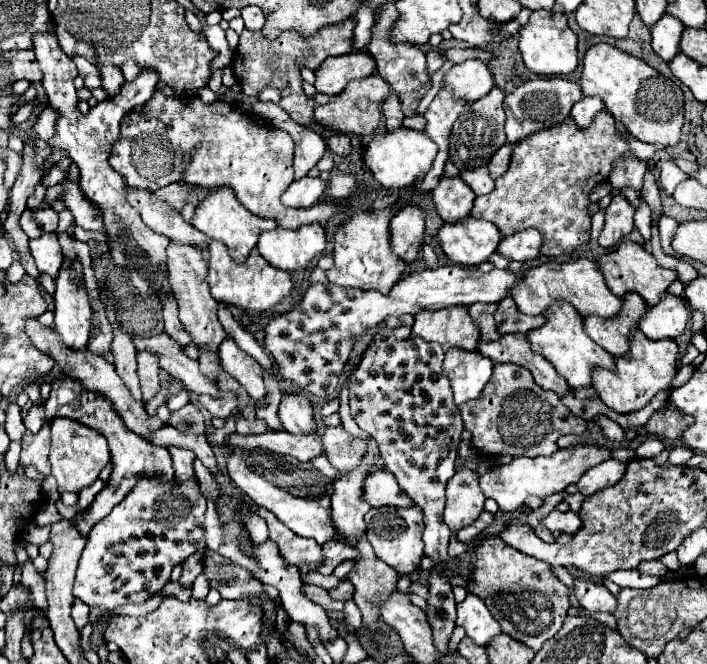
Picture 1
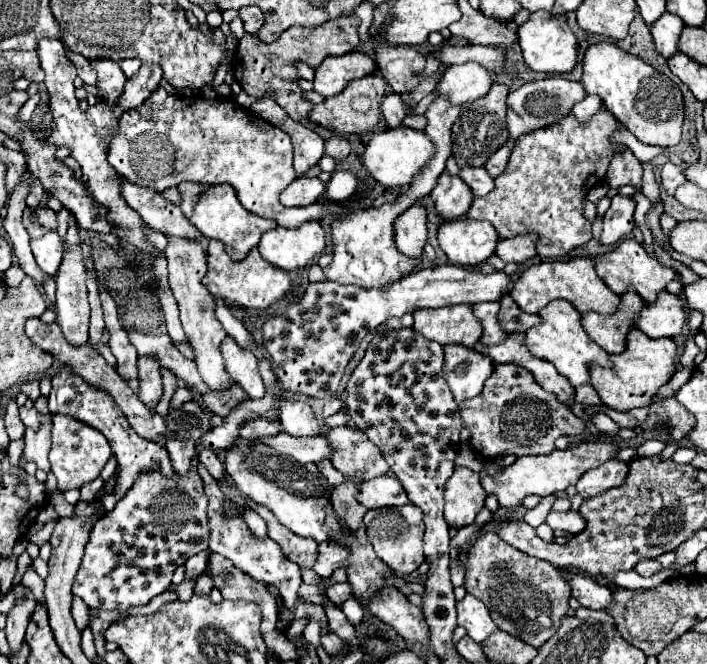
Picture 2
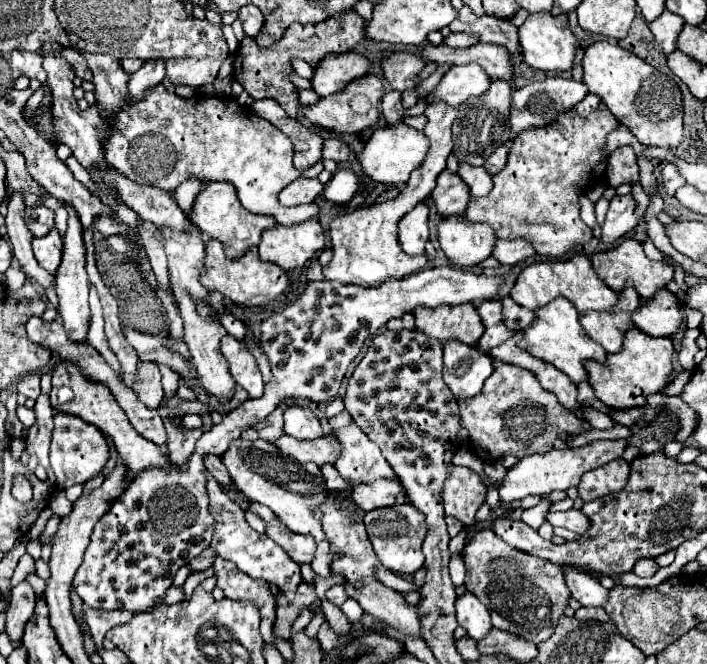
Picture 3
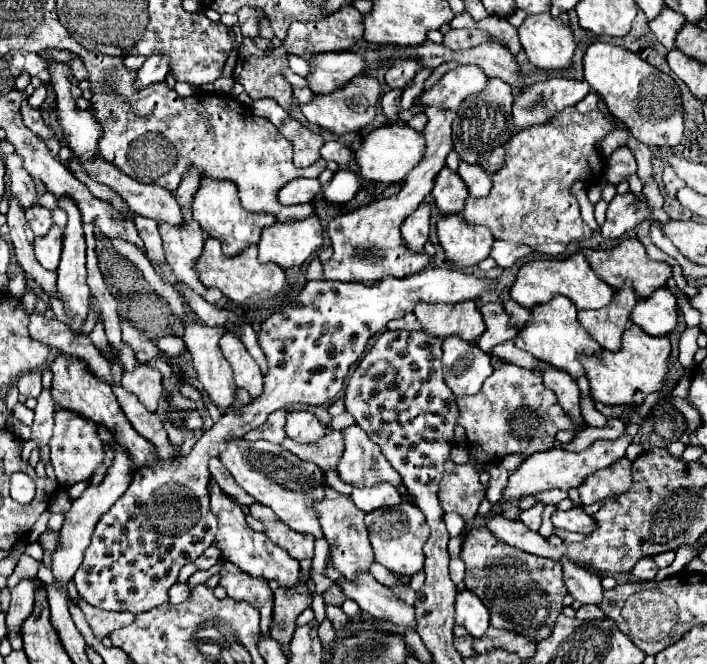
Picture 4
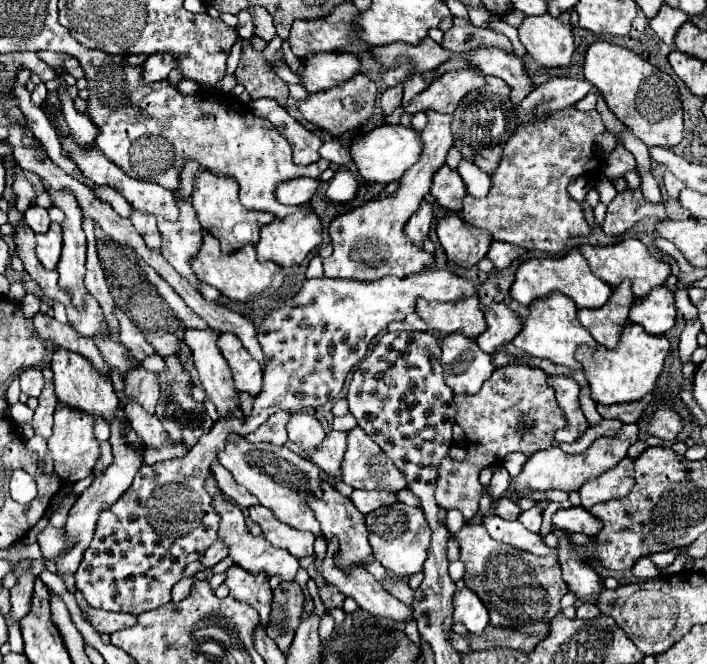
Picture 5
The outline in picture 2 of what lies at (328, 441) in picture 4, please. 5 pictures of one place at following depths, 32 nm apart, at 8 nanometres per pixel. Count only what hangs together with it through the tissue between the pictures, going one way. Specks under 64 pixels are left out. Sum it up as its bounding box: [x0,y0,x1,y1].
[250,432,328,464]

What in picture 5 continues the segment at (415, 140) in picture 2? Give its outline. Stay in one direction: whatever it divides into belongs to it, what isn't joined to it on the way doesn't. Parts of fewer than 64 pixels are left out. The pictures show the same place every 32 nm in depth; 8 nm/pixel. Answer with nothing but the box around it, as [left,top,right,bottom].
[350,124,424,184]

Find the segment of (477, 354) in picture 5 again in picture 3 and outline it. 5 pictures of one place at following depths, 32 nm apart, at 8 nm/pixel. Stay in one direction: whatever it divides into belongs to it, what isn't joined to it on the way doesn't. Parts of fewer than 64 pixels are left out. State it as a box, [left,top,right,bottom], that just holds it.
[444,344,492,400]

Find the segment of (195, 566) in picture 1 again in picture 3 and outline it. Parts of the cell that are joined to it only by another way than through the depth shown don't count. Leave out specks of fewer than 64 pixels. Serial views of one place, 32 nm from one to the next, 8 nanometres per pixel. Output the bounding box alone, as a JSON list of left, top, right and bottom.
[188,548,216,572]

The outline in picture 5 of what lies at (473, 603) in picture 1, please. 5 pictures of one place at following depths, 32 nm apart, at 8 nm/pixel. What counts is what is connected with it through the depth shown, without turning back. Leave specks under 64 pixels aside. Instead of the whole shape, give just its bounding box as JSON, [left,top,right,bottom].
[454,588,488,636]

